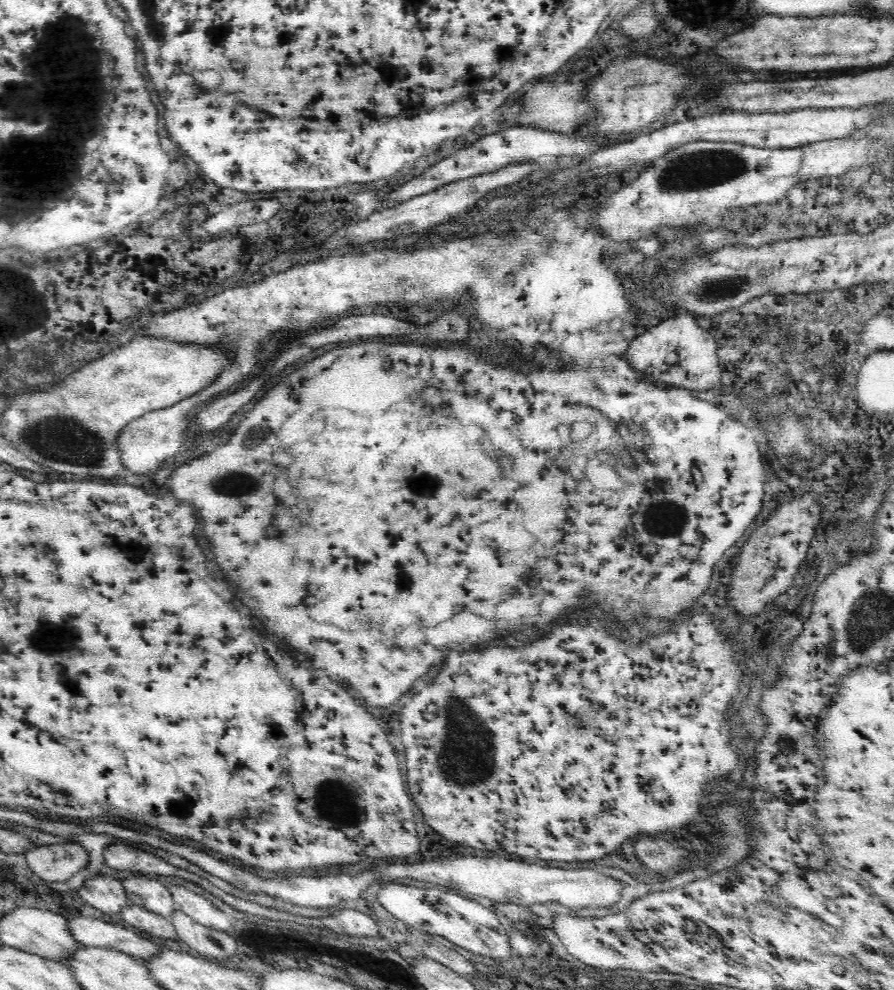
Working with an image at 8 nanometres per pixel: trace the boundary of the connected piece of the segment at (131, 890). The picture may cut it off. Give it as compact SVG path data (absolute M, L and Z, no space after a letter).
M131 877L123 881L129 905L136 904L163 918L171 918L177 911L176 904L166 886L146 877Z

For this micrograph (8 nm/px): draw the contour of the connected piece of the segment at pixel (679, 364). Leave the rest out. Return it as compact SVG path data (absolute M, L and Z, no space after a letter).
M678 316L658 324L648 334L636 338L628 346L626 356L636 372L650 376L660 384L684 390L698 390L698 392L708 392L708 390L720 392L718 388L722 384L720 384L720 366L716 348L718 346L712 340L712 336L704 328L700 328L692 316Z

